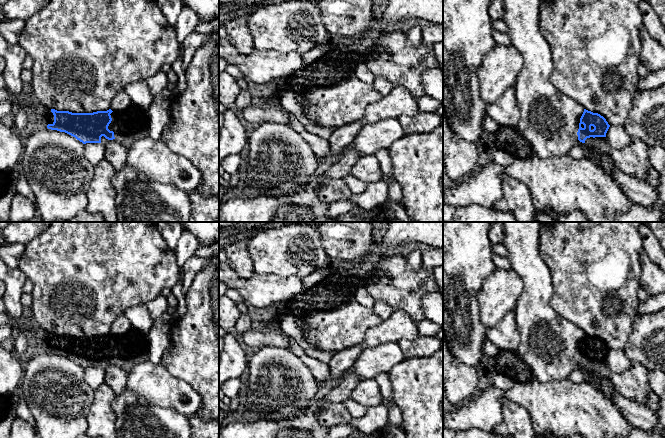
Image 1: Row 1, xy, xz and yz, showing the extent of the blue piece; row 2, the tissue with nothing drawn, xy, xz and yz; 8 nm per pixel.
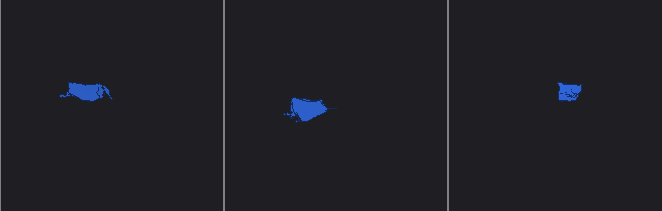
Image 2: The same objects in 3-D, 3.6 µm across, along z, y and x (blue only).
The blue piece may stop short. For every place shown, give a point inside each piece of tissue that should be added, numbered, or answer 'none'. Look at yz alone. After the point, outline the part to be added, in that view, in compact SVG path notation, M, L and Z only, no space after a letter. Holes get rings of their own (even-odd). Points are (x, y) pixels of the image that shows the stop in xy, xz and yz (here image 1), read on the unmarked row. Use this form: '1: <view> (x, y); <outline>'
1: yz (602, 367); M590 361L585 364L585 367L594 371L597 371L601 373L602 375L605 375L606 377L610 377L612 374L612 371L607 363L607 361Z

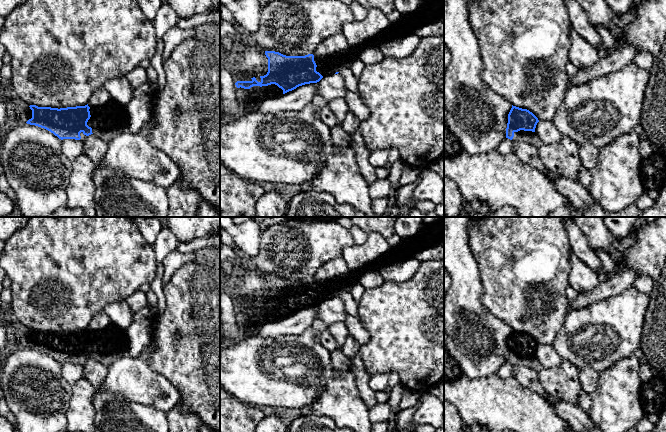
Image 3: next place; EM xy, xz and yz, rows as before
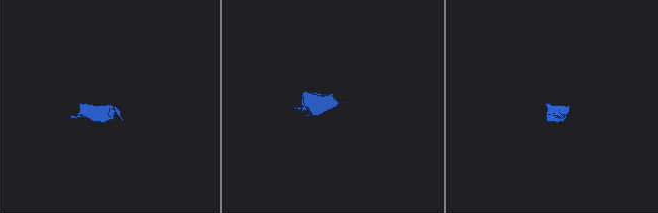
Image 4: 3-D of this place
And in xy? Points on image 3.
1: xy (106, 346); M110 325L101 332L90 332L90 343L87 349L92 352L92 357L110 366L116 359L126 354L128 337L126 330L115 325Z

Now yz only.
1: yz (529, 361); M520 354L518 356L514 356L514 361L512 365L516 365L516 364L531 368L537 373L539 373L543 368L541 364L538 362L538 360L536 359L536 357L532 355Z

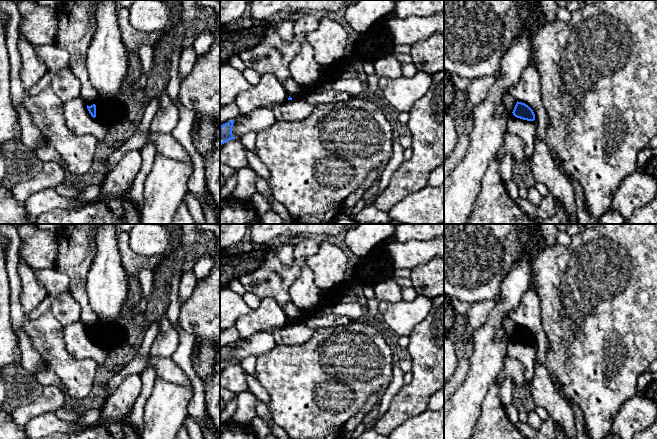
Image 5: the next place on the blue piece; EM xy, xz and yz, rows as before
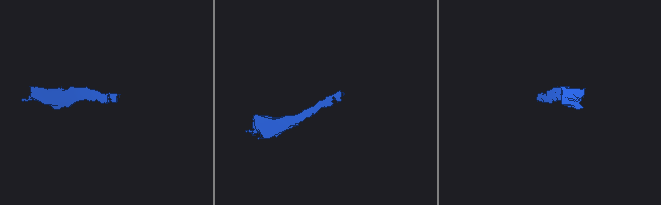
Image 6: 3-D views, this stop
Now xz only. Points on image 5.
none

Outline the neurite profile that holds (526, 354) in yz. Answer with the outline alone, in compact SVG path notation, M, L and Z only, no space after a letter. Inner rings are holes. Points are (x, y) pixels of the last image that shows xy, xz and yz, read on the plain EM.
M509 335L506 340L506 354L523 365L525 379L531 382L537 360L536 346L517 342Z

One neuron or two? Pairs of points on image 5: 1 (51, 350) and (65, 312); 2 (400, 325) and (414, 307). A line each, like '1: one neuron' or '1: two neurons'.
1: two neurons
2: one neuron

